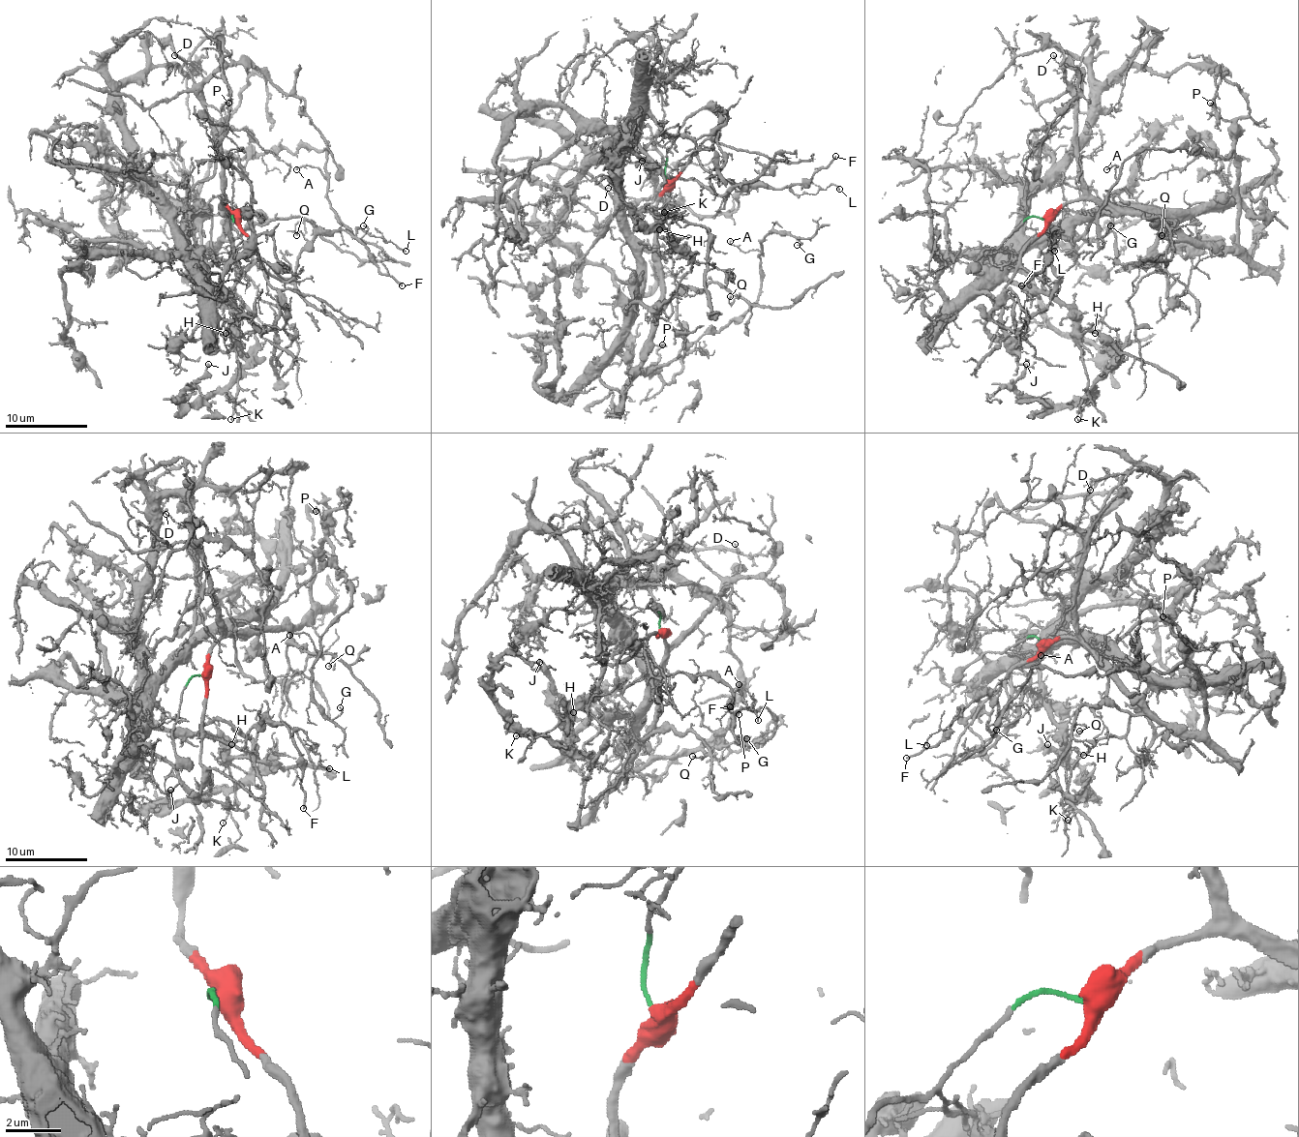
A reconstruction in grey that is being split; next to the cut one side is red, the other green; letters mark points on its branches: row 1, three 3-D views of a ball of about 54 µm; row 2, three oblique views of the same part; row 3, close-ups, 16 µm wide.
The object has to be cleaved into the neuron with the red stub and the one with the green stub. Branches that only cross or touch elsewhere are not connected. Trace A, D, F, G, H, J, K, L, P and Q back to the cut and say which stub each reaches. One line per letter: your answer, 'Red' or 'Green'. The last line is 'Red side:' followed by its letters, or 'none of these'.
A: Red
D: Red
F: Red
G: Red
H: Green
J: Green
K: Green
L: Red
P: Red
Q: Red
Red side: A, D, F, G, L, P, Q

